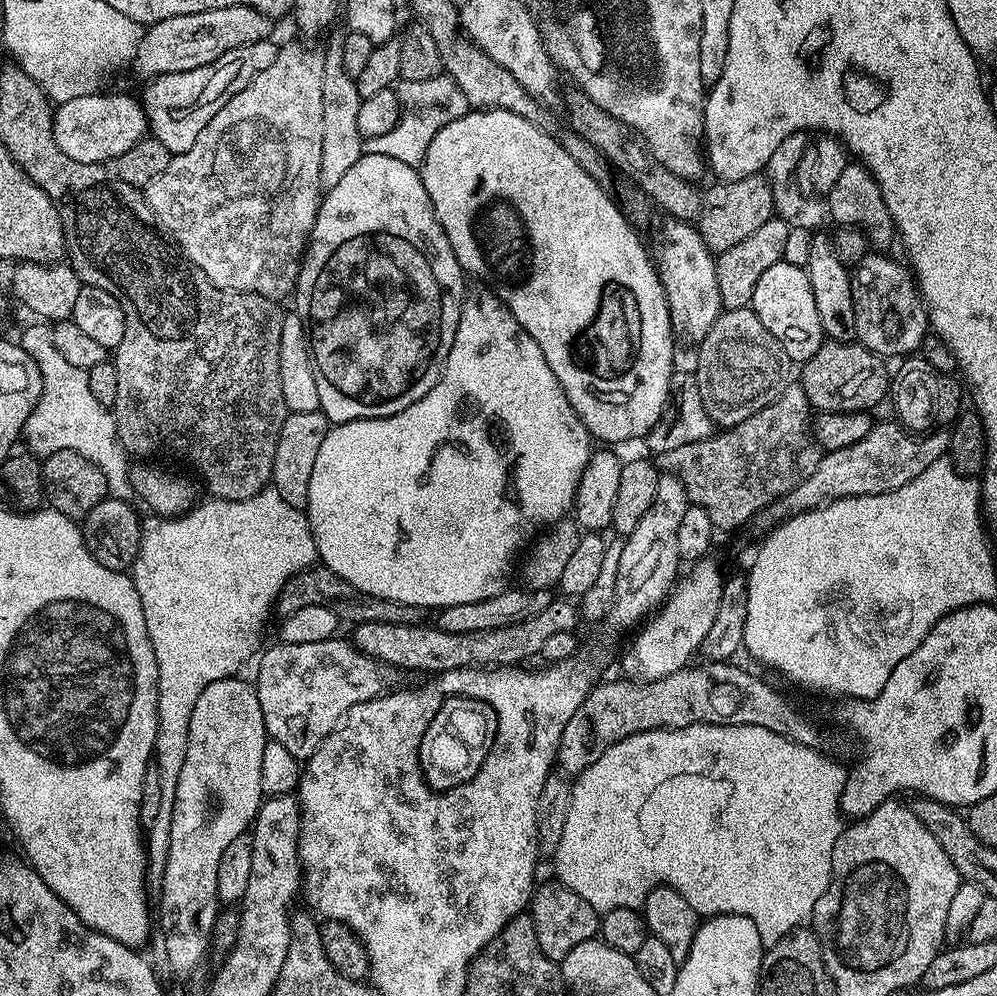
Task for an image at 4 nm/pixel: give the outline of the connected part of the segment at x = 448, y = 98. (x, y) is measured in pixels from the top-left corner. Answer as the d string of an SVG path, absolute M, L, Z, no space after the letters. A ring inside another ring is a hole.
M446 76L426 79L425 82L400 80L394 91L400 110L395 126L384 135L367 137L364 140L363 151L386 154L387 157L396 158L400 162L418 168L434 135L438 134L443 126L464 116L470 110L470 105L451 79Z

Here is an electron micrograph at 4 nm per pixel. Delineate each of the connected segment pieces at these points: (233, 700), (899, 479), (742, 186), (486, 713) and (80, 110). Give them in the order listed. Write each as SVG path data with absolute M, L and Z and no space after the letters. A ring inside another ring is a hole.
M236 676L210 682L198 702L194 702L194 714L190 714L190 738L186 742L186 762L182 762L182 774L178 774L178 786L174 798L174 818L170 822L170 858L166 858L166 874L162 874L160 900L160 924L166 942L166 964L180 980L196 976L204 968L211 949L216 916L222 909L218 895L218 862L222 853L234 838L245 835L251 829L262 801L262 750L270 739L264 728L262 706L251 683Z
M873 423L870 434L862 438L862 442L854 442L854 446L845 446L842 450L824 452L818 462L818 470L810 474L794 490L790 490L780 500L775 500L768 508L760 513L759 523L775 525L783 522L789 516L797 516L799 512L808 512L811 508L821 508L842 498L855 496L873 496L886 494L890 490L898 490L898 486L906 486L926 466L945 459L948 455L948 435L944 430L929 432L923 436L913 434L899 423L892 424Z
M763 175L747 176L741 180L725 180L713 183L709 192L703 193L700 202L700 215L694 221L694 227L700 233L702 242L714 254L730 250L730 246L738 246L774 216L774 198Z
M450 696L445 697L434 718L424 727L419 737L419 760L424 780L432 789L444 791L476 776L496 740L497 714L492 706L480 699Z
M108 92L82 98L70 98L70 102L59 105L52 118L52 137L66 154L66 158L74 158L87 164L107 165L118 154L126 154L130 146L145 139L148 132L148 119L144 113L144 105L132 96L123 96L120 92Z

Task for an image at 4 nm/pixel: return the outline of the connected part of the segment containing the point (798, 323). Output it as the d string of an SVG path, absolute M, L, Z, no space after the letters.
M784 259L770 266L770 270L765 270L762 278L758 278L758 286L754 286L750 307L762 318L762 326L788 349L793 361L810 359L825 343L826 337L818 322L818 306L814 306L814 290L810 290L810 278L805 269L788 264Z

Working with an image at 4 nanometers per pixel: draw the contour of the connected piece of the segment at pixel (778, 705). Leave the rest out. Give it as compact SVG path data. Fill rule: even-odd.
M708 662L705 668L689 666L680 668L674 674L666 674L666 678L658 678L654 682L633 682L627 678L619 678L613 684L597 683L588 697L574 710L570 722L566 722L566 730L562 730L560 745L556 751L556 764L565 777L575 778L585 772L610 746L622 742L639 732L649 732L659 728L685 728L695 724L741 724L751 728L774 730L782 738L807 748L823 749L824 732L820 724L812 716L807 716L796 704L791 704L776 688L771 688L764 680L759 680L752 672L732 664L736 662Z

